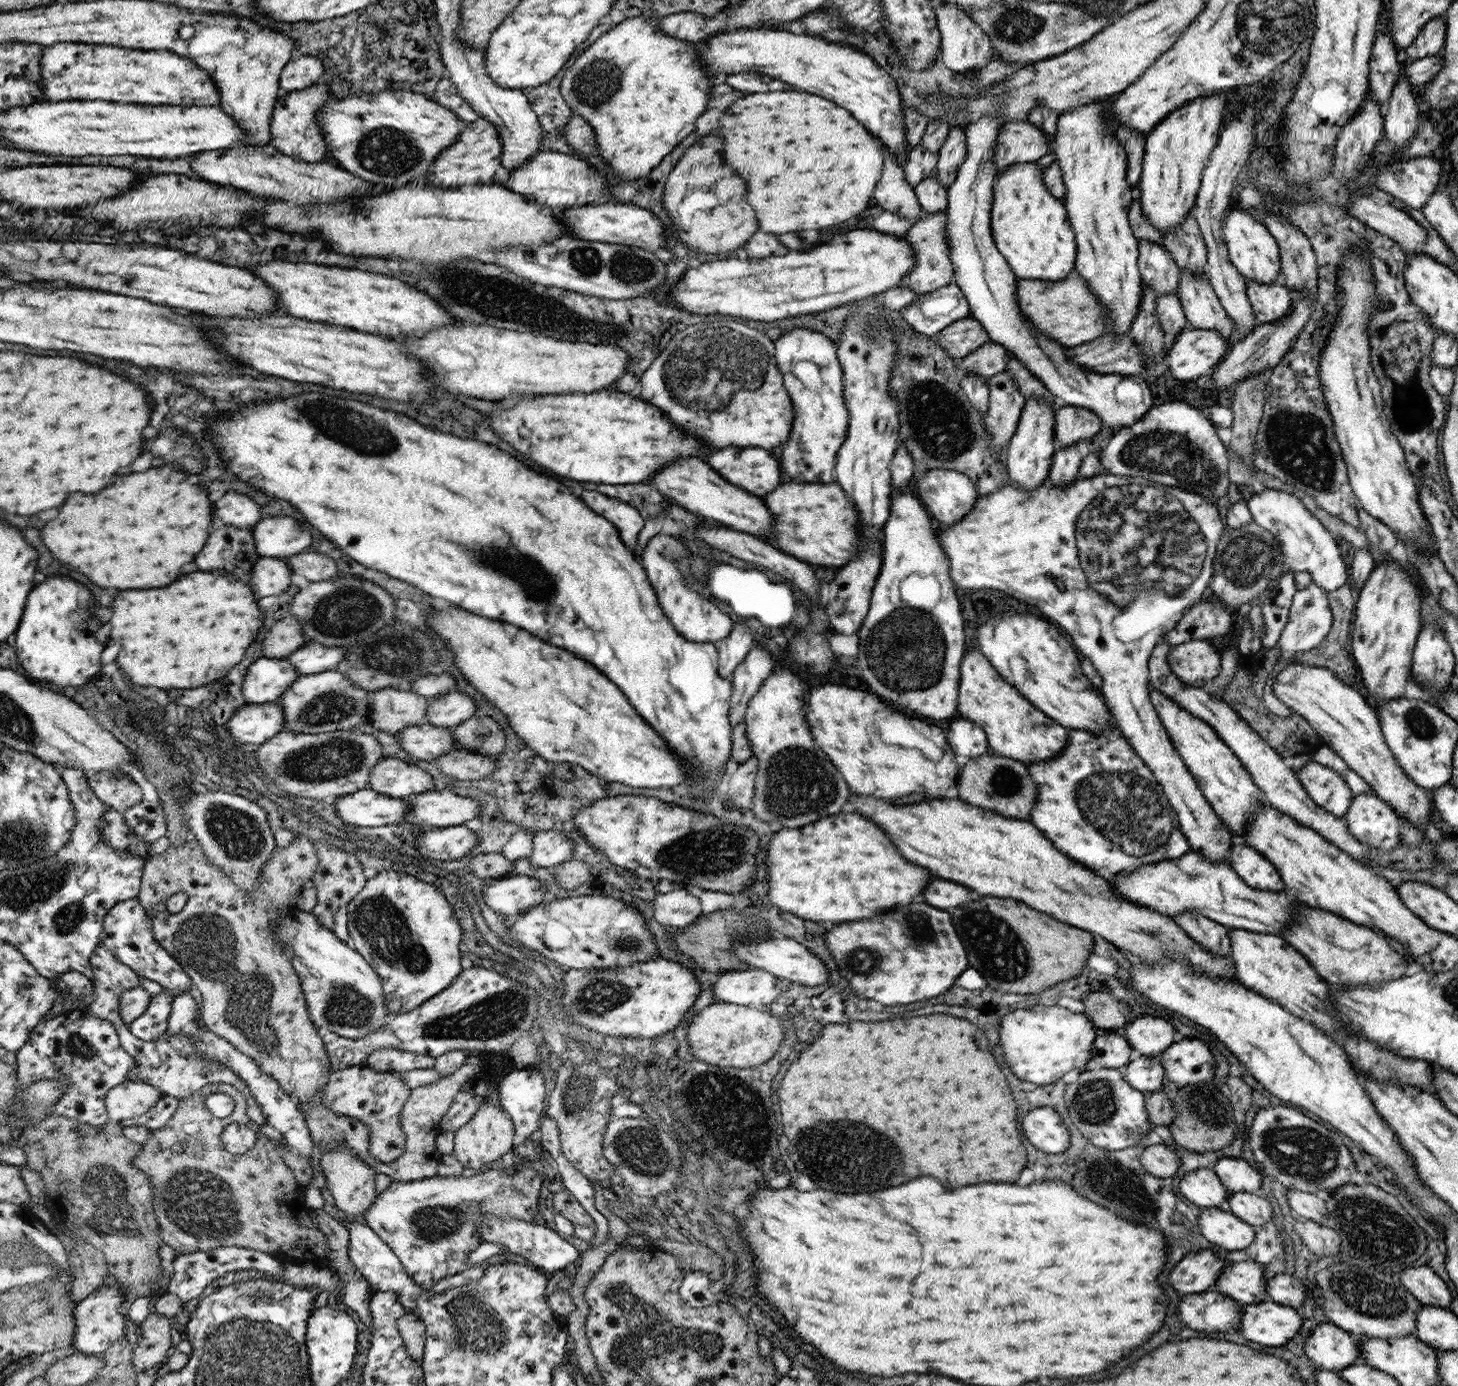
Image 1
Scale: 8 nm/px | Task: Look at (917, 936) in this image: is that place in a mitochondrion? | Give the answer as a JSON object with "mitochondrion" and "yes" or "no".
{"mitochondrion":"yes"}

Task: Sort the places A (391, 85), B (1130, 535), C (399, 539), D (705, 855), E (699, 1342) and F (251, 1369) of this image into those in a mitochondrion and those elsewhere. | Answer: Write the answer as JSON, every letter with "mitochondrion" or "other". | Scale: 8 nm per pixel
{"A":"other","B":"mitochondrion","C":"other","D":"mitochondrion","E":"mitochondrion","F":"mitochondrion"}

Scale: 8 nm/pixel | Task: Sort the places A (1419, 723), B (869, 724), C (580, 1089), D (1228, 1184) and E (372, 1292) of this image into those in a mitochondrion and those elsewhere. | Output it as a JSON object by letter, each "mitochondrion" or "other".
{"A":"mitochondrion","B":"other","C":"mitochondrion","D":"other","E":"other"}

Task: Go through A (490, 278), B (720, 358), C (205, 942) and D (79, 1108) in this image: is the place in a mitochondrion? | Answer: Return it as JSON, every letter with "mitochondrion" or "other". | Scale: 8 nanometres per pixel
{"A":"mitochondrion","B":"mitochondrion","C":"mitochondrion","D":"other"}

